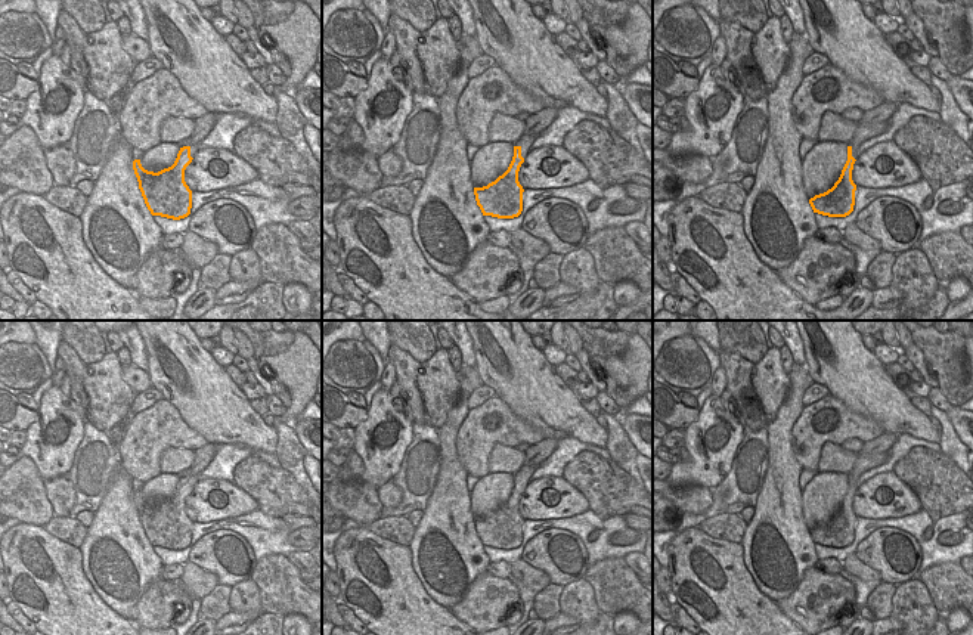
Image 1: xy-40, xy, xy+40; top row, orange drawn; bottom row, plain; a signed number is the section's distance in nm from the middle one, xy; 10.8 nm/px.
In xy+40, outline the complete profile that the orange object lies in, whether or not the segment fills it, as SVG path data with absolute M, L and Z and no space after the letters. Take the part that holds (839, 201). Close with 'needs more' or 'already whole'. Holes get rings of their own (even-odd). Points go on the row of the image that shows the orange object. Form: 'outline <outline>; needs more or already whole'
outline M847 146L847 161L831 189L809 199L814 213L828 217L846 217L853 211L856 185L852 180L855 164L852 146Z; already whole

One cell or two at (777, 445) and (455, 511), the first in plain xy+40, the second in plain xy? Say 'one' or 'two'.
one

